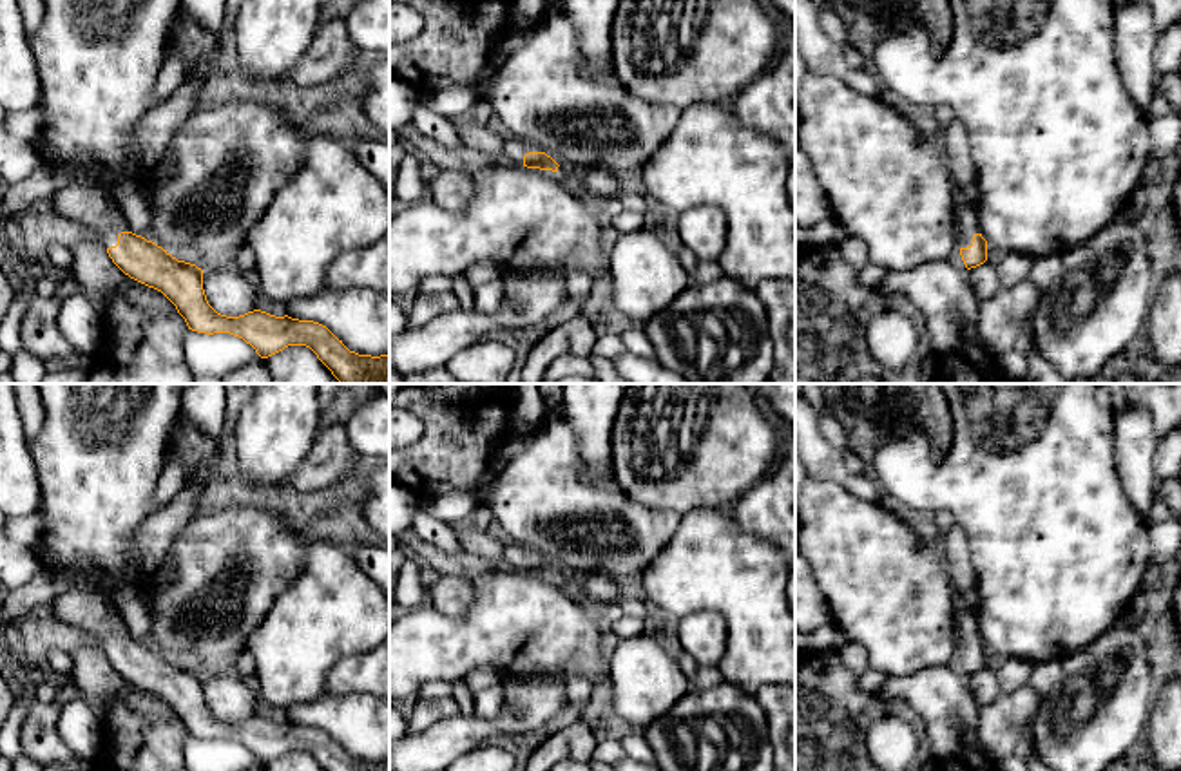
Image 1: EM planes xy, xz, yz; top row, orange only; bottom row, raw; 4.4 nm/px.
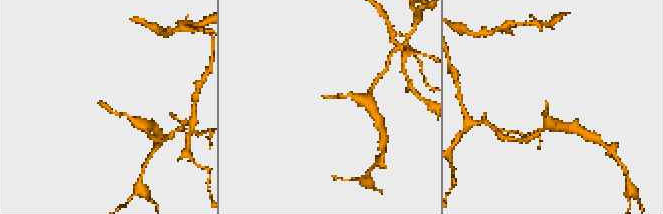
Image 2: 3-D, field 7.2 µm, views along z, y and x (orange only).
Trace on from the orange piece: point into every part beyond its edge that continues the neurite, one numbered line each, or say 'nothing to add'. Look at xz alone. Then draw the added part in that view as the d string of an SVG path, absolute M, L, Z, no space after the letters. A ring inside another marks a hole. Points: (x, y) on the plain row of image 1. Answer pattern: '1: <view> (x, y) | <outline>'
1: xz (513, 556) | M520 543L504 545L502 563L511 570L523 572L523 561L529 557L542 557Z

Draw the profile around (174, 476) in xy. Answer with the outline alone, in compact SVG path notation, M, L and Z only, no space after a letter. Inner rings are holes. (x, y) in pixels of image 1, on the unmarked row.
M172 460L170 463L167 463L159 474L154 492L156 510L168 505L187 487L190 476L192 469L188 463L181 460Z

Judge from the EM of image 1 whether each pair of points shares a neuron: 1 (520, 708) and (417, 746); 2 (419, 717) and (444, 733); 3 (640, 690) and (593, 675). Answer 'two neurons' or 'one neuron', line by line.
1: one neuron
2: two neurons
3: two neurons

